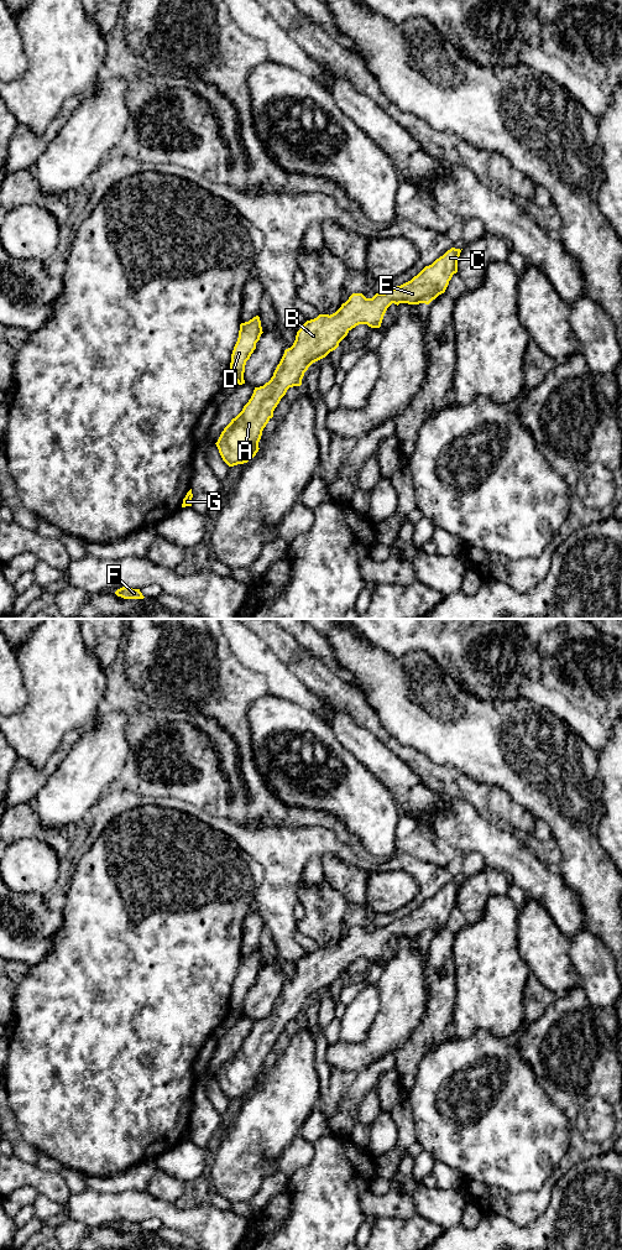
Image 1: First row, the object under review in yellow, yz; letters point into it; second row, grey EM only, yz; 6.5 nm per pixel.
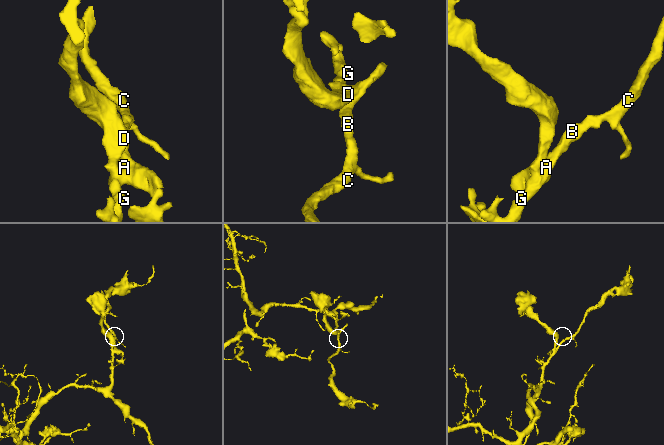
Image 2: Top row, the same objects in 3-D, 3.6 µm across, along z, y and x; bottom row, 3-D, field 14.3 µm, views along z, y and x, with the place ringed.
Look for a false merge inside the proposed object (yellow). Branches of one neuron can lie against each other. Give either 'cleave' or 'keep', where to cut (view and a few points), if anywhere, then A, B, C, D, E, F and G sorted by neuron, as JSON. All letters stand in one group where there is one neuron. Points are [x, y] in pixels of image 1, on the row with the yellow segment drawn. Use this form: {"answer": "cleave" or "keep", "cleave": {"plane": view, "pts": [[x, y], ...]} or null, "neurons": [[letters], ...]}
{"answer": "keep", "cleave": null, "neurons": [["A", "B", "C", "D", "E", "F", "G"]]}

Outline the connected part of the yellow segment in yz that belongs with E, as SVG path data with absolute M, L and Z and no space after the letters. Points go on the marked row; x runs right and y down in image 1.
M451 248L411 281L372 298L352 293L335 313L307 321L297 332L293 345L284 350L271 380L255 387L242 411L221 432L215 444L223 460L234 467L256 455L262 431L287 390L300 386L308 368L335 350L352 328L359 324L380 328L392 303L429 304L444 293L458 272L460 252Z

